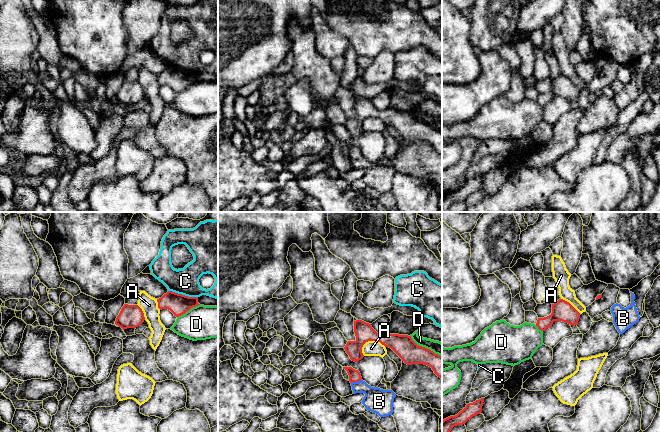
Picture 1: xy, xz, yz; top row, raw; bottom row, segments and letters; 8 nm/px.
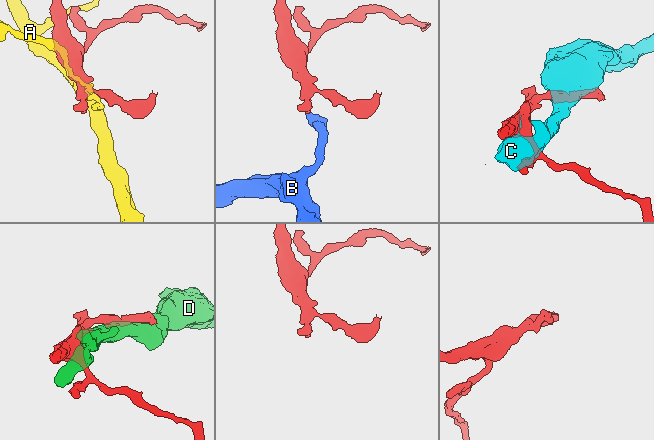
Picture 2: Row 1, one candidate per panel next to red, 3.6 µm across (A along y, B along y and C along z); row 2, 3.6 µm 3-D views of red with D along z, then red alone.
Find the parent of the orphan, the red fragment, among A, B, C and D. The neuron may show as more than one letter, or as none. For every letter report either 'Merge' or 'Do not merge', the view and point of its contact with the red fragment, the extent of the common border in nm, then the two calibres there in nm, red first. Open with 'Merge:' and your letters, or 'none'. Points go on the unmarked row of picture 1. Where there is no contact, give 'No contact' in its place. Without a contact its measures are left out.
Merge: B
A: Do not merge. Touches red at xz (370, 116). Shared border 200 nm. Thickness 160 nm (red) against 130 nm
B: Merge. Touches red at xz (356, 157). Shared border 90 nm. Thickness 100 nm (red) against 200 nm
C: Do not merge. Touches red at xy (183, 71). Shared border 240 nm. Thickness 170 nm (red) against 220 nm
D: Do not merge. Touches red at xz (424, 123). Shared border 300 nm. Thickness 170 nm (red) against 100 nm

